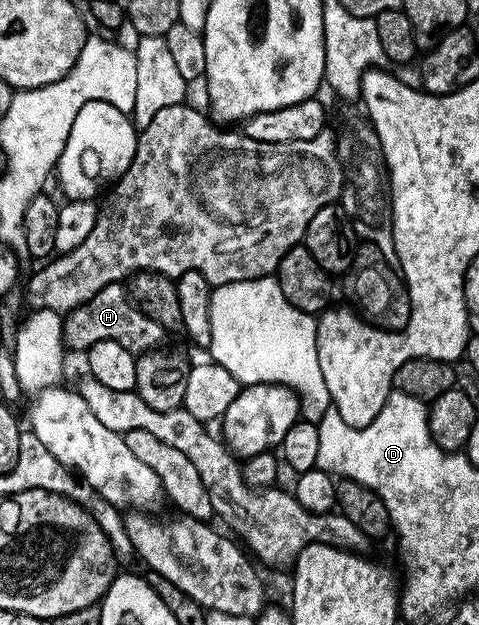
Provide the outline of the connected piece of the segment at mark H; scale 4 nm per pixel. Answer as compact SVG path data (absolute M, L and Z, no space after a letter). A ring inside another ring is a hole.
M123 282L106 285L106 289L94 293L90 301L67 312L63 320L64 342L74 351L87 351L88 348L98 345L98 341L118 341L122 349L139 357L147 351L155 351L165 346L166 328L158 325L158 321L146 317L146 313L136 307Z

